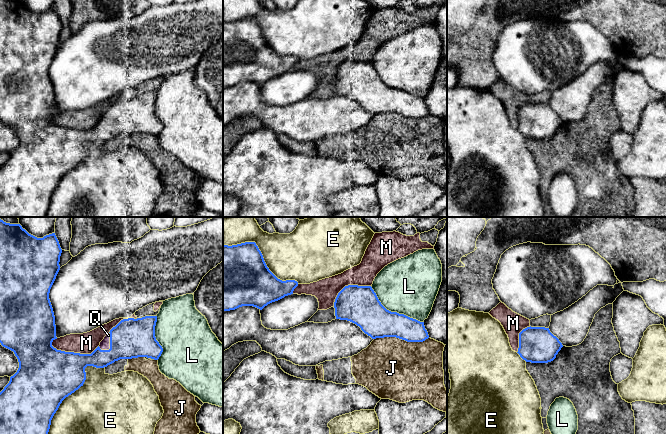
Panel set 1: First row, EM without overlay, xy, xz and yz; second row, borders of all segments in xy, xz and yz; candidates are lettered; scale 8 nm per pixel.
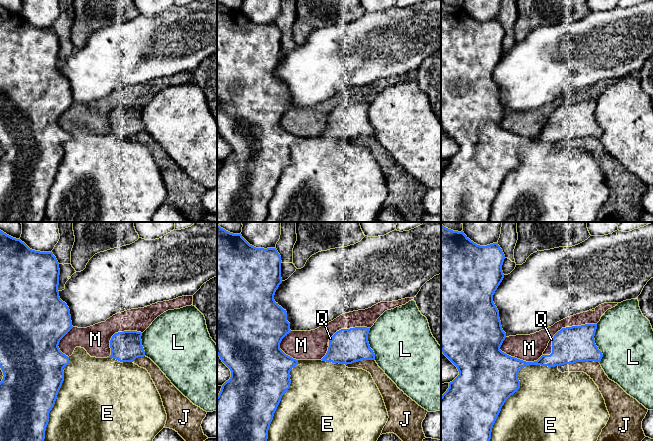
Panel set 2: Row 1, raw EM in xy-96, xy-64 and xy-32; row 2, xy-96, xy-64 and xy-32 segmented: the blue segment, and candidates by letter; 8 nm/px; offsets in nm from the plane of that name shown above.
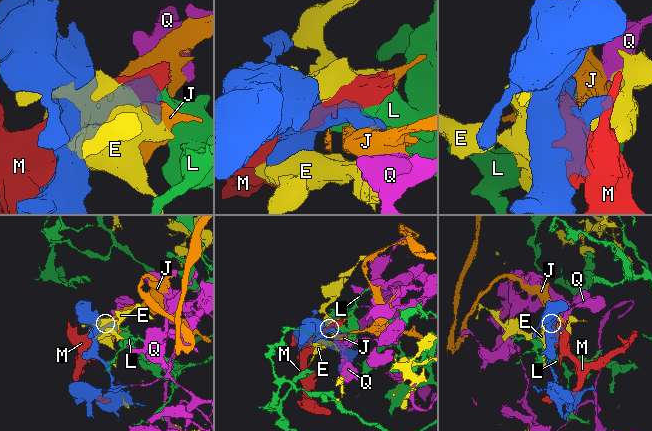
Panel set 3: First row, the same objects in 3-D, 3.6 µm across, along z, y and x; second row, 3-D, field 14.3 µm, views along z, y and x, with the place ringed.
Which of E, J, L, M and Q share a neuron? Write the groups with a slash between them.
E / J / L / M / Q

